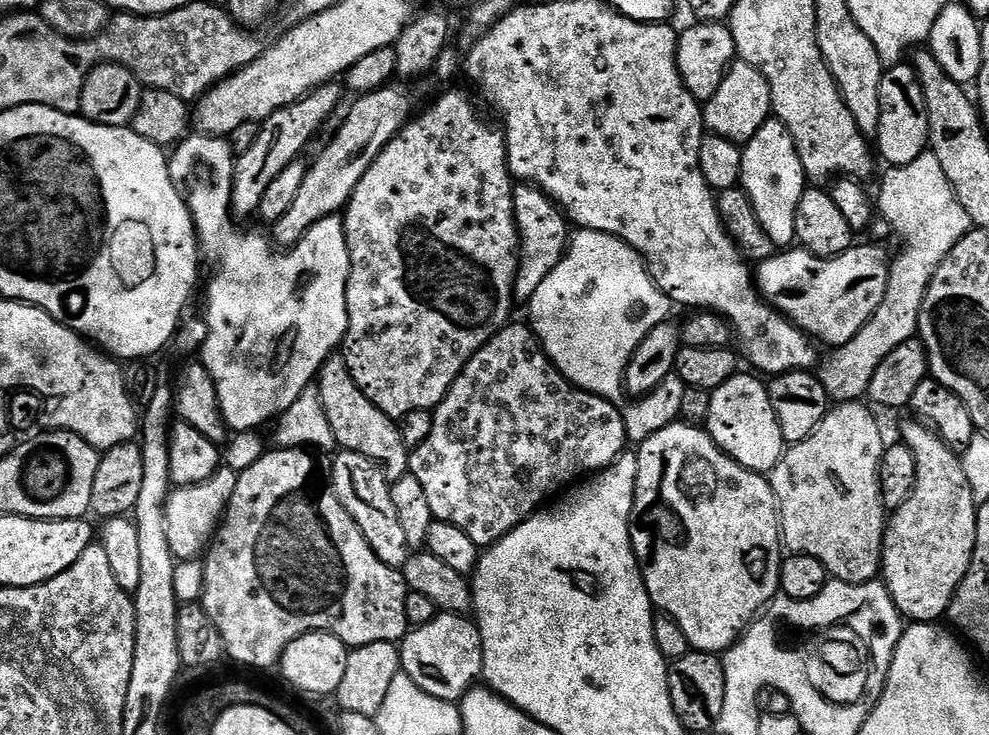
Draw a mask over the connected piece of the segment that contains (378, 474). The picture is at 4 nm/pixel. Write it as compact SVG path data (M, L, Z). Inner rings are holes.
M337 451L330 463L334 490L350 518L354 518L358 530L362 530L362 538L366 538L370 550L374 550L374 554L378 554L378 558L386 562L386 566L403 569L410 549L406 542L406 533L398 523L398 510L394 510L392 485L388 477L371 460L357 452Z

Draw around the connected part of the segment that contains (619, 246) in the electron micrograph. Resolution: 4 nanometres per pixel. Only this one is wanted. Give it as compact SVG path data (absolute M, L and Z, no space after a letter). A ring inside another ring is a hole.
M580 230L571 237L564 256L550 270L546 282L527 301L532 315L530 327L540 341L548 359L571 384L582 392L593 392L607 400L619 401L625 391L624 372L636 348L659 324L669 319L670 301L650 278L647 267L628 244L605 232Z

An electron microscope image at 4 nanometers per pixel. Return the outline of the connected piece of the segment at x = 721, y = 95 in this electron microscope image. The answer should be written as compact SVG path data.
M737 59L722 78L722 86L718 86L714 98L707 100L702 111L704 127L711 135L743 146L754 138L754 134L758 134L758 130L762 130L764 123L773 115L770 86L757 68Z

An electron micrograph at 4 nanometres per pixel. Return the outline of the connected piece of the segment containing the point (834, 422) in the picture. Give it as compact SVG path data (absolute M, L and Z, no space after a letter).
M840 402L829 407L822 422L814 426L814 434L785 447L784 457L770 473L776 511L780 513L783 547L797 556L818 558L818 562L826 566L829 577L847 584L864 584L877 579L882 572L880 559L884 549L886 509L880 498L880 459L884 456L886 439L880 433L875 414L864 402Z

